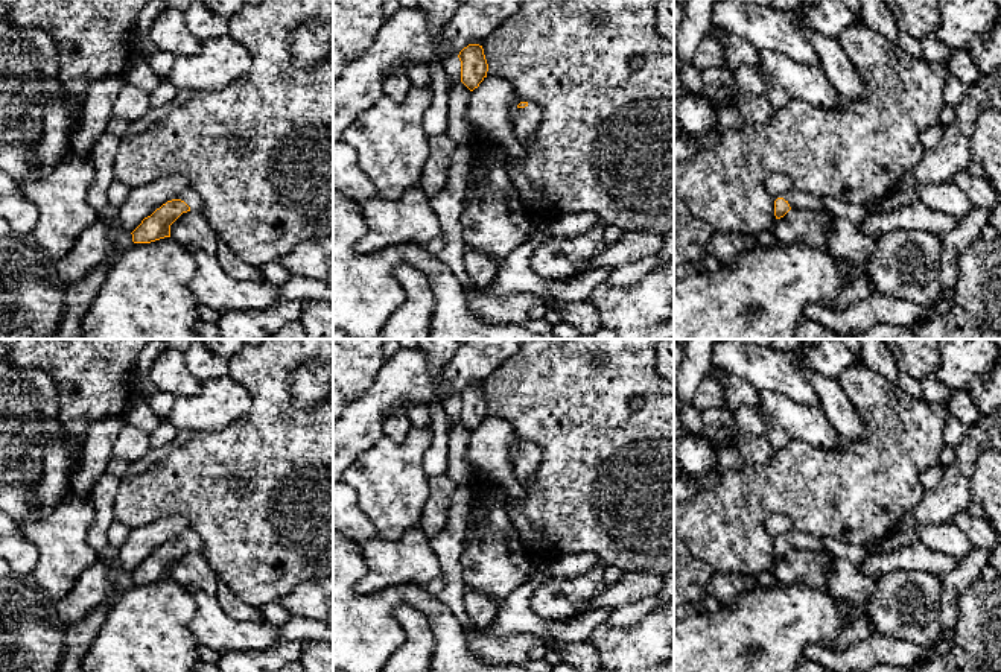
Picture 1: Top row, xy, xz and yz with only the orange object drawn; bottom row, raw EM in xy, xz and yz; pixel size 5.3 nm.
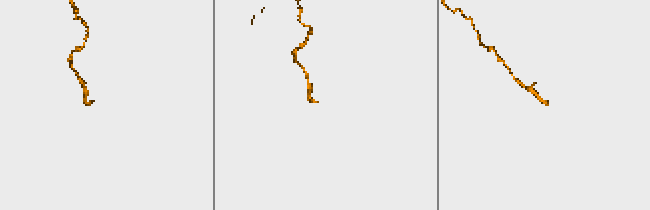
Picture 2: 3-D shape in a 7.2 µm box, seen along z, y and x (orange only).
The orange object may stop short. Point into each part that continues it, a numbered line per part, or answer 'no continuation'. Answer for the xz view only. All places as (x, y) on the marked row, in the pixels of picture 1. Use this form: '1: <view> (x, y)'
1: xz (525, 120)

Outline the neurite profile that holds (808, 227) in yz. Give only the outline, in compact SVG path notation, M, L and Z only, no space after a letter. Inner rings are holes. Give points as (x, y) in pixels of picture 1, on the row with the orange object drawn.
M791 208L783 217L773 220L771 231L780 243L802 242L812 248L825 248L826 233L834 219L829 211Z

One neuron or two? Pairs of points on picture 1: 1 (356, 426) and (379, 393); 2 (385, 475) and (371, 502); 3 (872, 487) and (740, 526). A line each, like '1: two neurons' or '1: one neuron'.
1: one neuron
2: one neuron
3: one neuron

